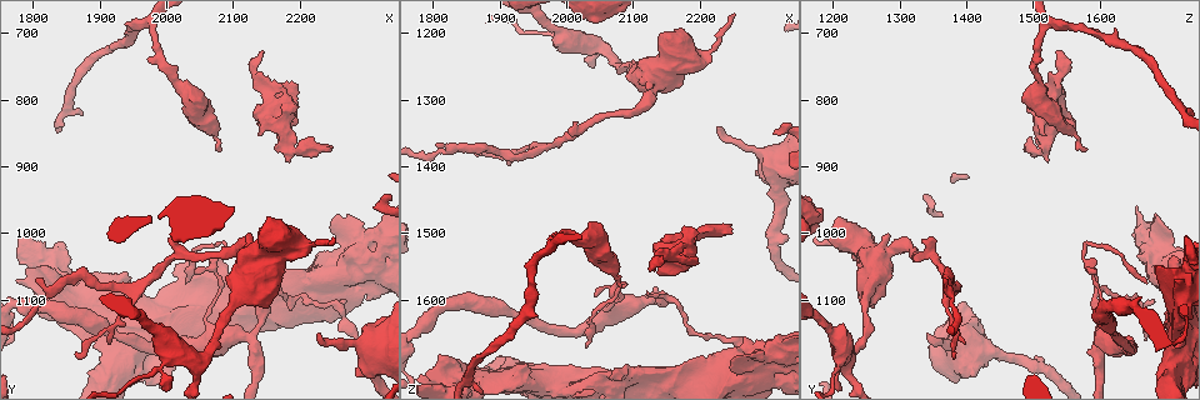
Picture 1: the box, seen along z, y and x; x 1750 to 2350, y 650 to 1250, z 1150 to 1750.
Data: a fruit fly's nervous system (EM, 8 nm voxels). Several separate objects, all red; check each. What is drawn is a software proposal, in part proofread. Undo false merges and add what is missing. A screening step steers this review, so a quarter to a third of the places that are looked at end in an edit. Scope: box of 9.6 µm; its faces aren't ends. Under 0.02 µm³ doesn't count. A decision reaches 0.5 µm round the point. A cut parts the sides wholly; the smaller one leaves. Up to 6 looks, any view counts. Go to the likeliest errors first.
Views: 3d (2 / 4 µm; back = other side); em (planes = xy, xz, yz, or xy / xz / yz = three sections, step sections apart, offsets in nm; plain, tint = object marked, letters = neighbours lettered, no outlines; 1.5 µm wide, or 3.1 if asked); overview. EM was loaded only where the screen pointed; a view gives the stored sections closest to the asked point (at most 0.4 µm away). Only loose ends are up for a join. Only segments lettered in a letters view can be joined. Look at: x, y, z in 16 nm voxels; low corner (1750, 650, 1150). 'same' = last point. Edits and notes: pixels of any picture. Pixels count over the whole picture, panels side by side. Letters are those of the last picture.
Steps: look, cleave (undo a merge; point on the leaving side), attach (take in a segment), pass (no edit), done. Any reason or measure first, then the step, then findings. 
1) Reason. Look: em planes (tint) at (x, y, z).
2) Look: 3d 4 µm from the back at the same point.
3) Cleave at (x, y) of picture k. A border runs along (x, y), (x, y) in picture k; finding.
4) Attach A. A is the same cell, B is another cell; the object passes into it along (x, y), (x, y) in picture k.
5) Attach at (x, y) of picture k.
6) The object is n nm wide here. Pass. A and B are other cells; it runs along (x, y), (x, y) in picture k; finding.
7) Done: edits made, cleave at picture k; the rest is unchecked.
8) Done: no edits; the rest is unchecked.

Branch stops here. Look: em planes (tint) at (2250, 875, 1500).

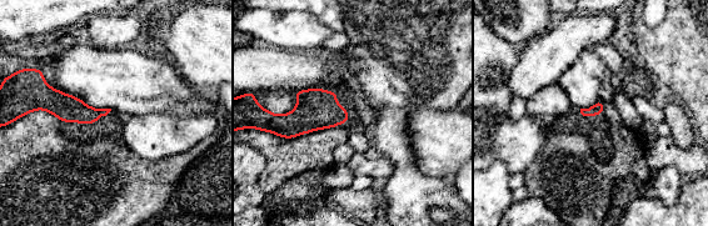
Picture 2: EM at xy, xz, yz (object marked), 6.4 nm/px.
Look: em planes (letters) at the same point.

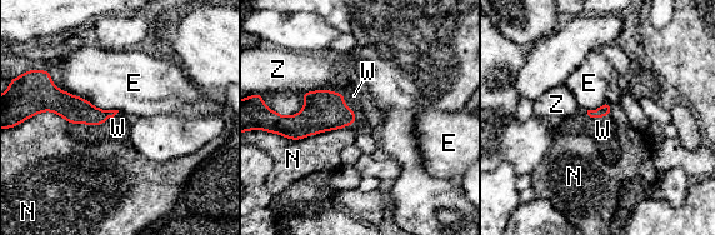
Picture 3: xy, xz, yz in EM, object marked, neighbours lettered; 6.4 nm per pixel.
Attach W. W is the same cell, E, N and Z are other cells; the object passes into it along (323, 111), (343, 103), (354, 95) in picture 3; it goes on there.

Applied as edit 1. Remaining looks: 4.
See it whole again. Look: overview.

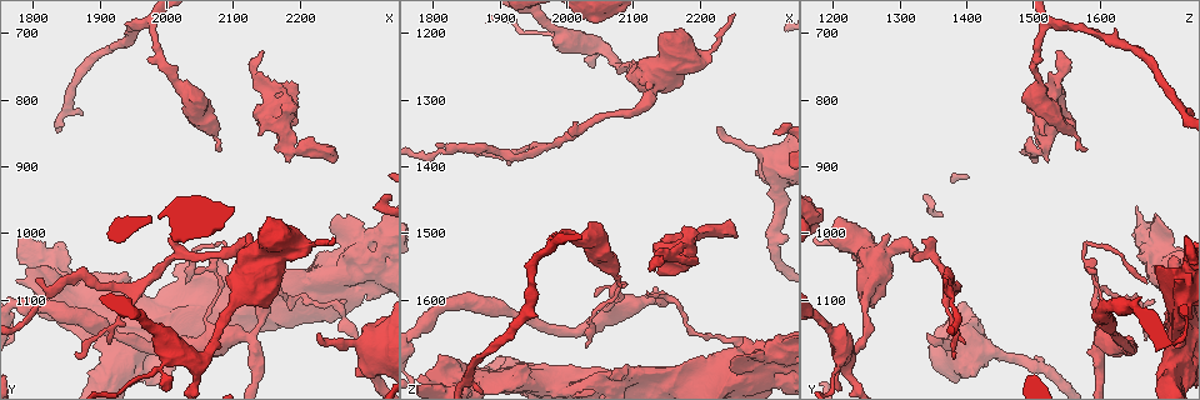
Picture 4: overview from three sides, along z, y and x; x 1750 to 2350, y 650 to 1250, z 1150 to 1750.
Closes a loop. Look: em yz step 4 (tint) at (2250, 1000, 1705).

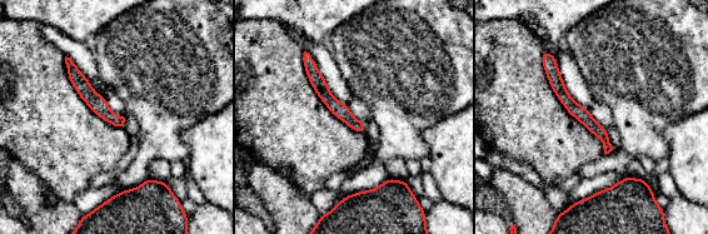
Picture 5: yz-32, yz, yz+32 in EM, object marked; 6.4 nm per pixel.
Another direction. Look: em planes (letters) at the same point.

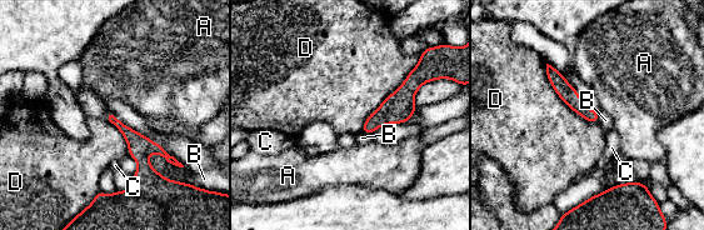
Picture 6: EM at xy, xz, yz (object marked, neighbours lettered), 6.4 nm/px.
The longest contact is with D, 500 nm. Pass. A, B, C and D are other cells; a border runs along (545, 64), (554, 91), (598, 123) in picture 6; continuous, no second neuron.

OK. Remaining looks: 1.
Done: edits made, attach at picture 3; the rest is unchecked.

